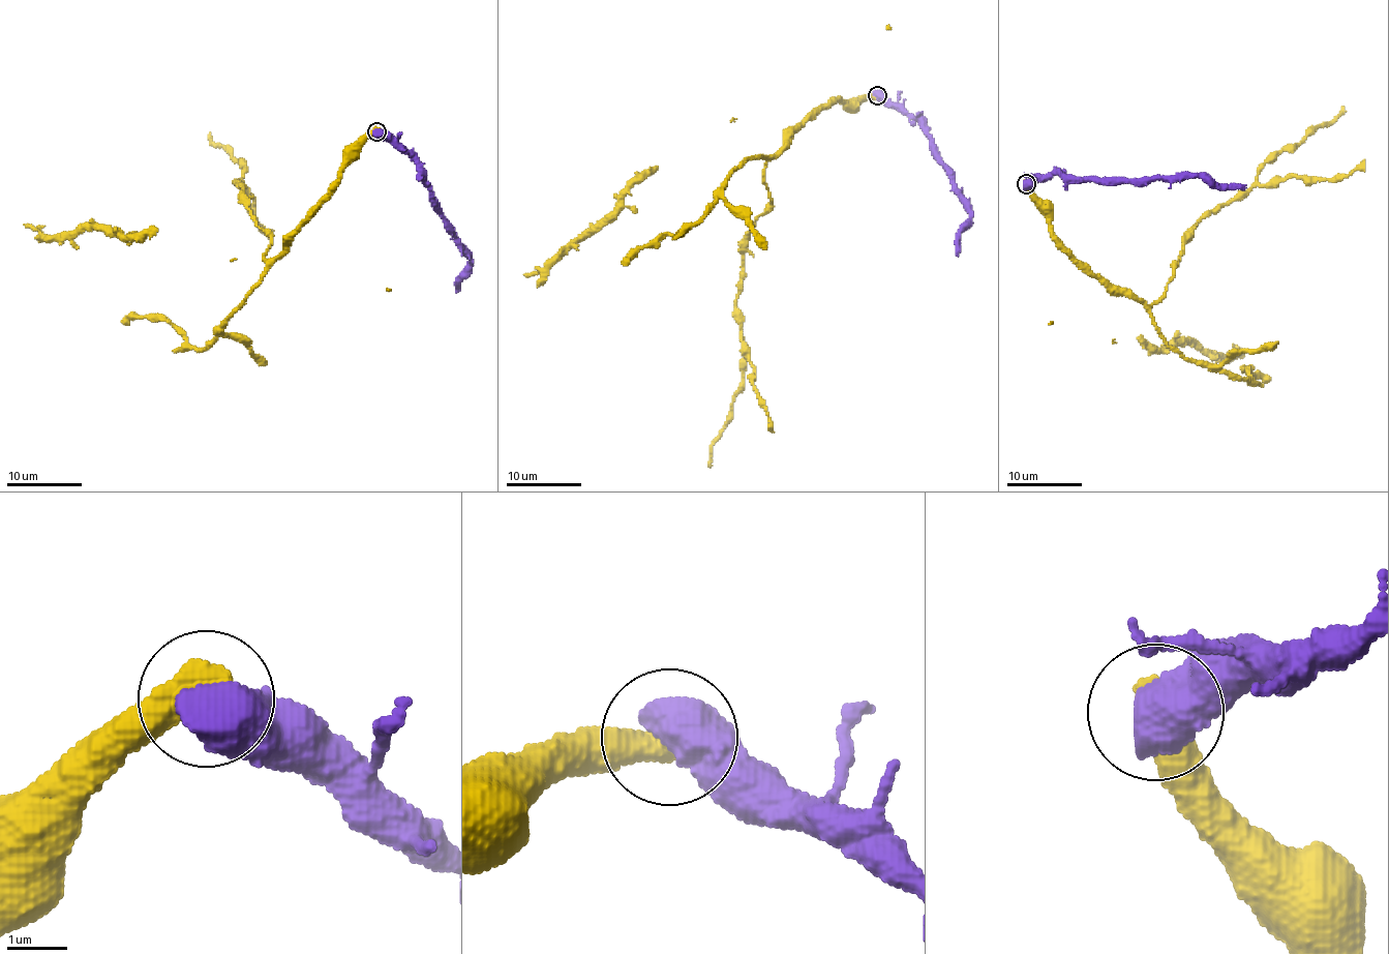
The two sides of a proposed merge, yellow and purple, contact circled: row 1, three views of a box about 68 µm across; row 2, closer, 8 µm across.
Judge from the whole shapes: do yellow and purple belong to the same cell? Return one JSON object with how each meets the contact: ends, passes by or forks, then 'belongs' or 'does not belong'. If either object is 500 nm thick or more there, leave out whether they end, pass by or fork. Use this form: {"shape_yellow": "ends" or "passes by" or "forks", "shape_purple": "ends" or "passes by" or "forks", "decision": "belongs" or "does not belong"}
{"decision": "does not belong"}

